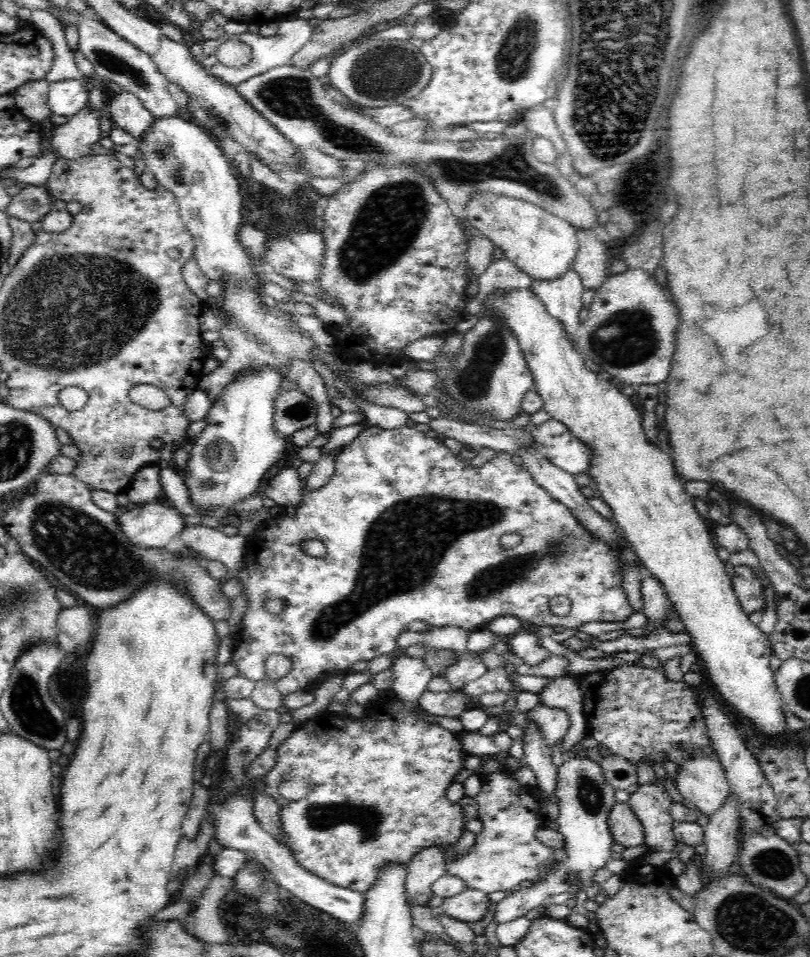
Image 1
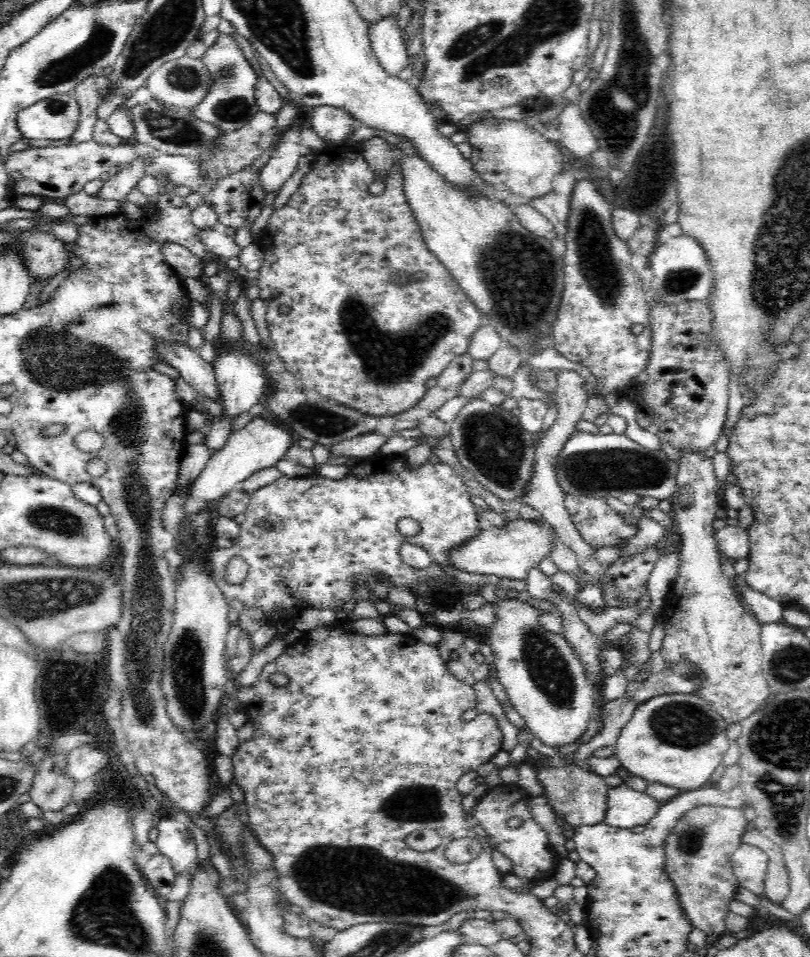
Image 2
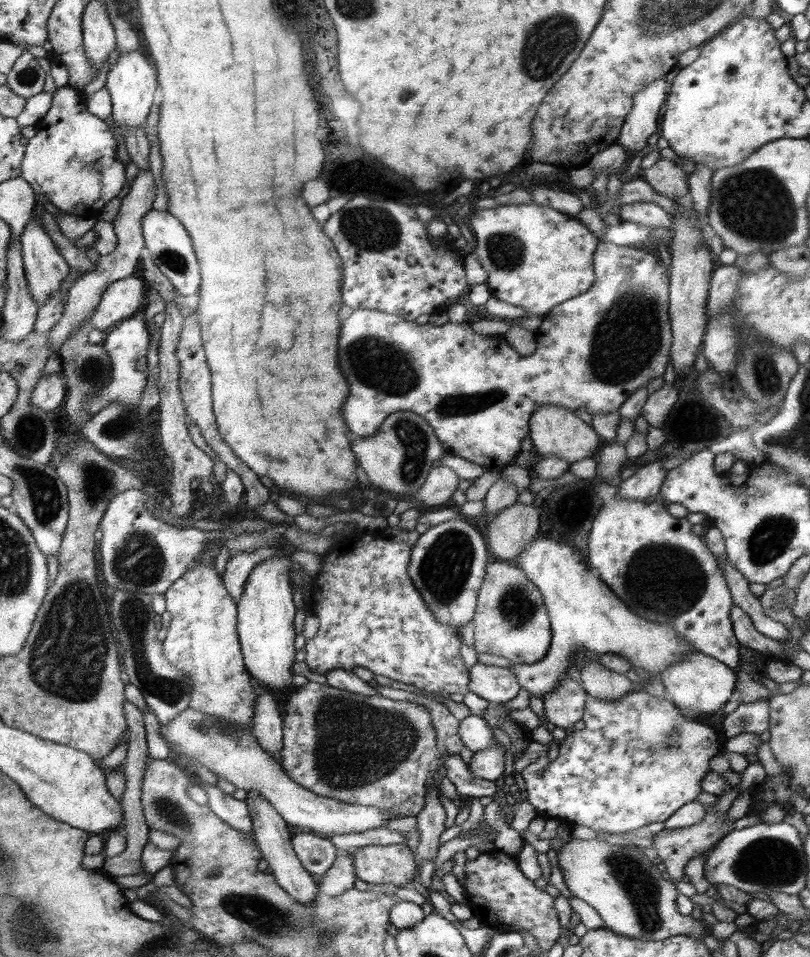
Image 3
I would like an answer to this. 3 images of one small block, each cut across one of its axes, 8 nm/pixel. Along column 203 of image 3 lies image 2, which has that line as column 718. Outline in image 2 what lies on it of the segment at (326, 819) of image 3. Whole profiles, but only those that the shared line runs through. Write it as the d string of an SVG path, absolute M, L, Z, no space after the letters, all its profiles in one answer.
M696 693L660 694L635 708L630 722L620 731L614 748L615 754L622 768L648 783L673 786L681 791L696 790L709 785L710 776L722 763L724 753L730 746L730 739L726 735L727 726L726 719Z

